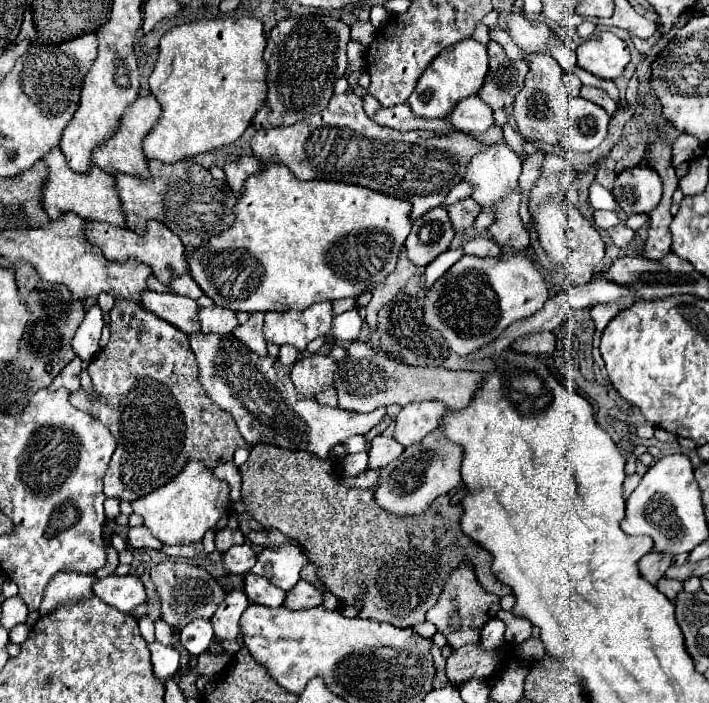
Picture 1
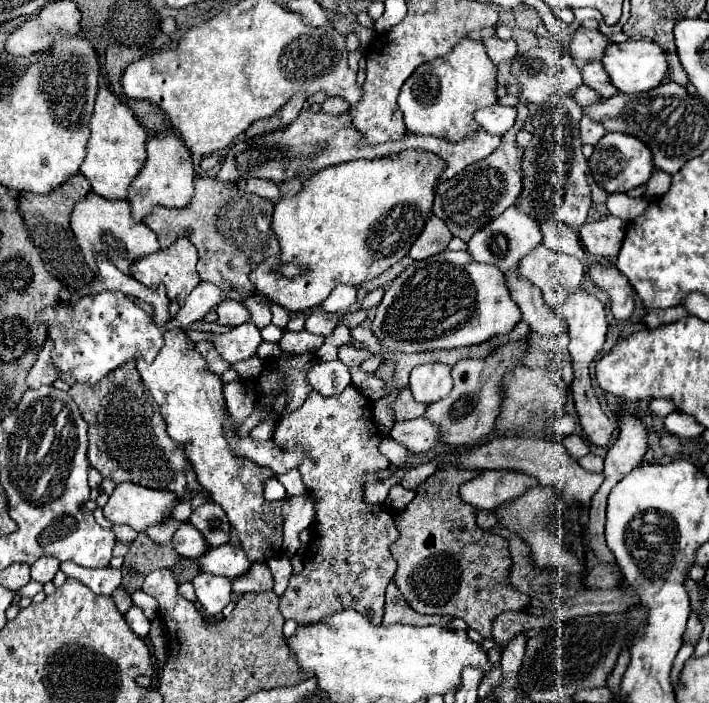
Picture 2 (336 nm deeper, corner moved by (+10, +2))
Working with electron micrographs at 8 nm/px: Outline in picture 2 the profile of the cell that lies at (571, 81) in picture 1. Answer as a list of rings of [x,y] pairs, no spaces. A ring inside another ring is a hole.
[[[582,84],[582,88],[576,88],[576,92],[574,92],[572,96],[574,96],[574,100],[576,100],[580,106],[588,106],[588,104],[592,104],[592,102],[596,102],[596,100],[602,98],[596,90],[592,90],[592,88],[584,86],[584,84]]]

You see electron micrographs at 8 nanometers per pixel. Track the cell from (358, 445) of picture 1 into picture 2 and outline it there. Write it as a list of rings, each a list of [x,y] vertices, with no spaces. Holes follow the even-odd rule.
[[[384,438],[378,446],[380,454],[384,454],[392,466],[402,466],[408,460],[408,452],[404,450],[404,446],[400,446],[398,442],[394,442],[392,438]]]

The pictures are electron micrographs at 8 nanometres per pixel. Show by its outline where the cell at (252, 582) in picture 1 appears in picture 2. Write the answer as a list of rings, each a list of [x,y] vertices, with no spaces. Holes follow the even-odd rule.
[[[222,544],[218,548],[210,548],[200,560],[198,560],[202,572],[216,574],[216,576],[226,576],[234,580],[236,576],[244,576],[252,562],[244,556],[244,550],[240,546],[232,544]]]

